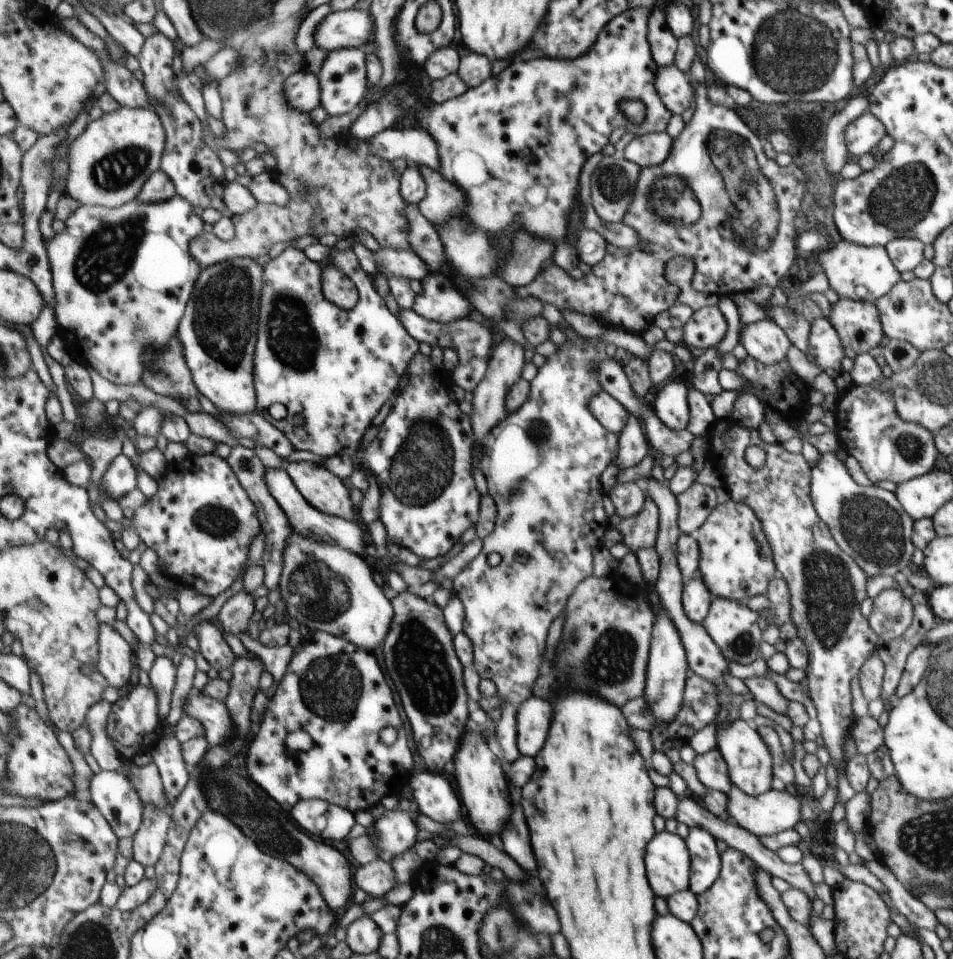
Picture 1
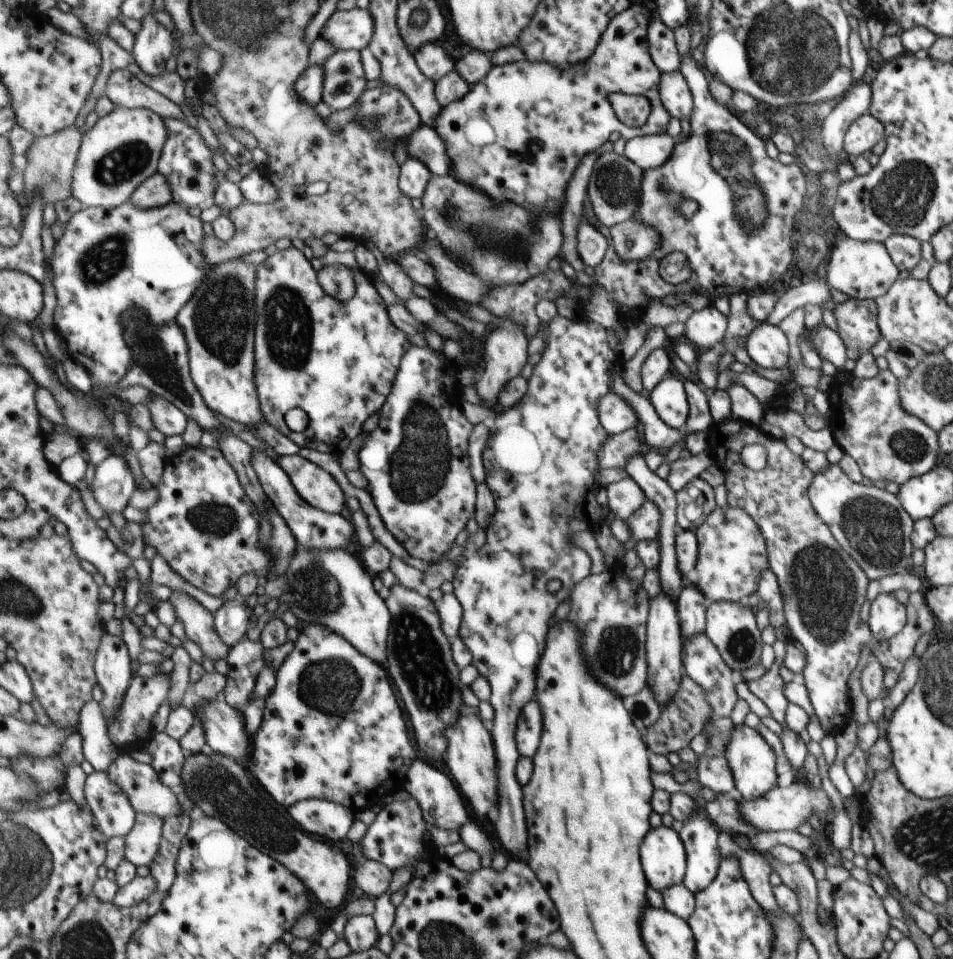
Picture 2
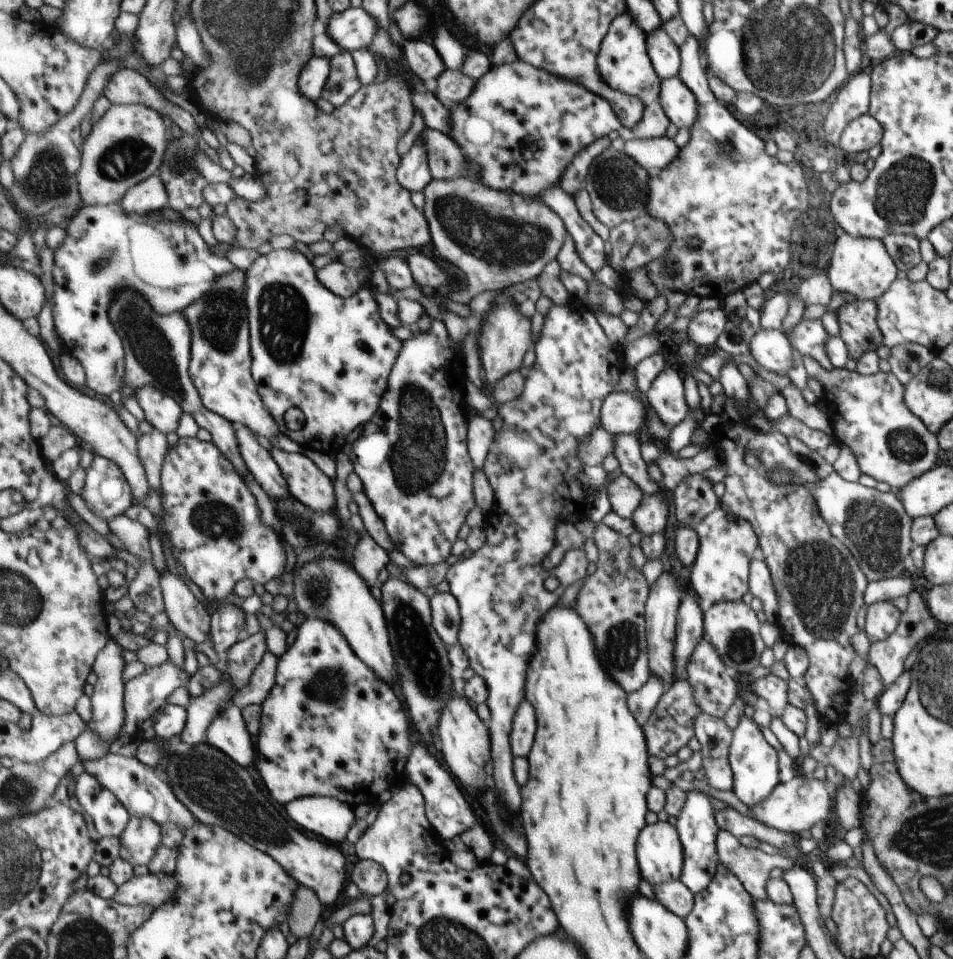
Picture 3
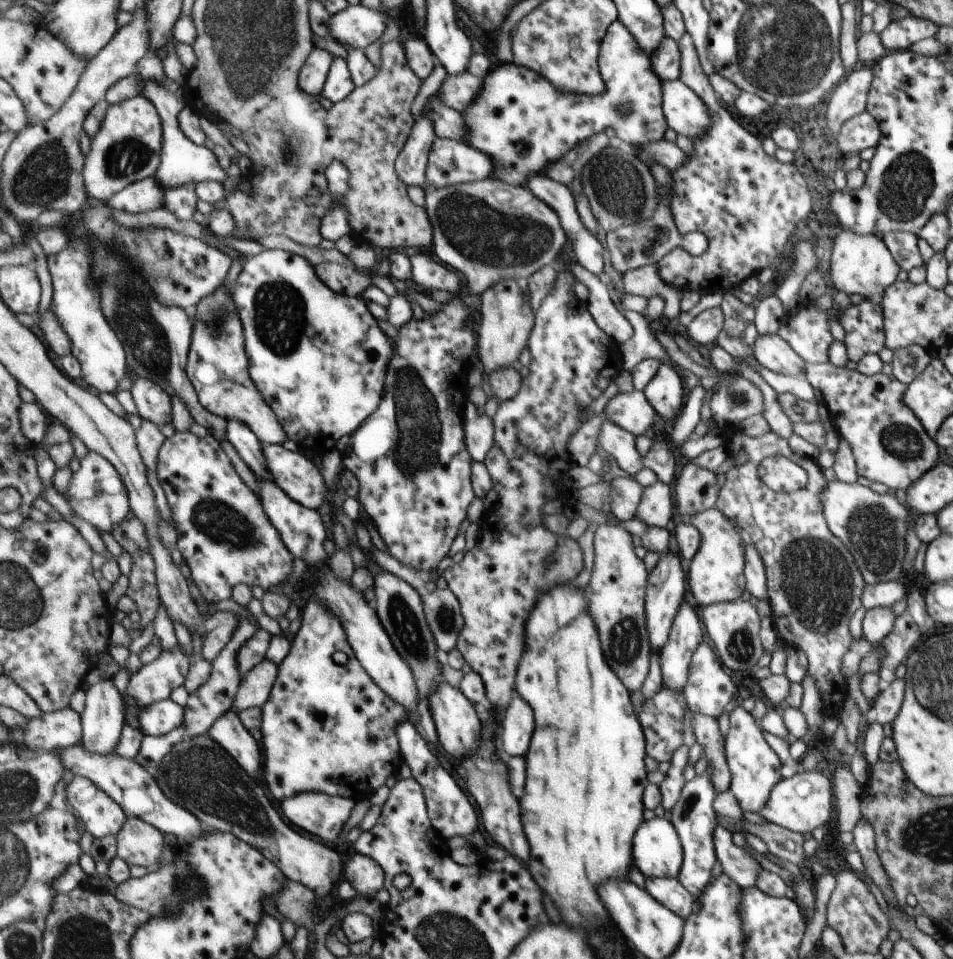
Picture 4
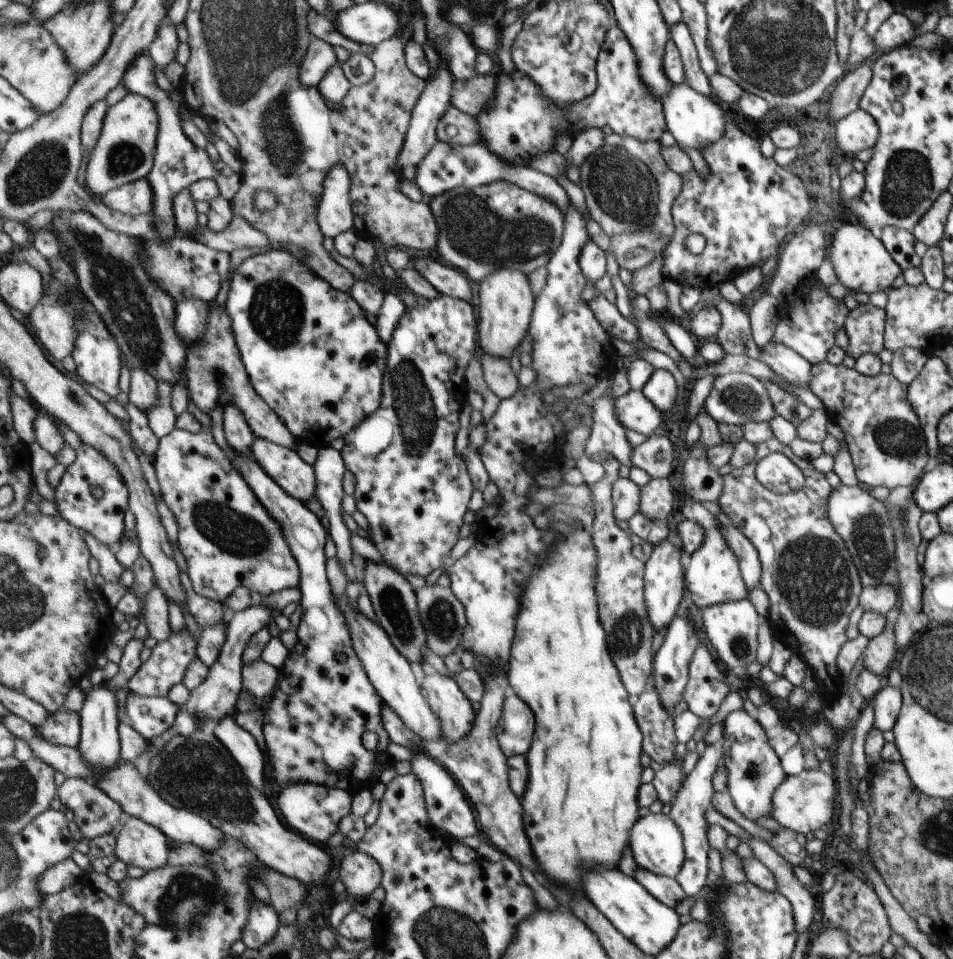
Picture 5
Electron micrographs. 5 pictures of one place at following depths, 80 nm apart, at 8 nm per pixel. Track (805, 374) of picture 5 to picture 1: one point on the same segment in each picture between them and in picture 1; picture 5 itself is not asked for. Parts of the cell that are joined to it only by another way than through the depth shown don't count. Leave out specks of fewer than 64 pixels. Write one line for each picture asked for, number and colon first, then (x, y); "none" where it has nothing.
1: (764, 341)
2: (767, 346)
3: (771, 349)
4: (770, 350)

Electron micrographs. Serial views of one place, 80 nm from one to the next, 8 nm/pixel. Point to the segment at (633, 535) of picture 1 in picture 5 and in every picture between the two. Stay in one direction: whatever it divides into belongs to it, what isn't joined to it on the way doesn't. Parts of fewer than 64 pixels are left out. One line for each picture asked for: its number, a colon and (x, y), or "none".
2: (643, 524)
3: (649, 518)
4: (654, 509)
5: (656, 502)

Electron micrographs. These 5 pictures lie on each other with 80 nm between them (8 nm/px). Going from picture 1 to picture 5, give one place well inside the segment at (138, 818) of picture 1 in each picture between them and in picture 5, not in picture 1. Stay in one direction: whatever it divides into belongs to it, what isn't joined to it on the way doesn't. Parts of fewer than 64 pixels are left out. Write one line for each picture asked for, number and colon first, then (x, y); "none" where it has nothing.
2: (115, 814)
3: (110, 818)
4: (102, 816)
5: (96, 814)

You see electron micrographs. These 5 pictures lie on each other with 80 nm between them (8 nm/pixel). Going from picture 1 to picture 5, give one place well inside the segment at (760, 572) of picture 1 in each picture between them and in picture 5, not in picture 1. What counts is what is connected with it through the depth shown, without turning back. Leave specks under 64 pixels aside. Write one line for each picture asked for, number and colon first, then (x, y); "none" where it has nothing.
2: (732, 556)
3: (726, 544)
4: (715, 574)
5: (713, 576)

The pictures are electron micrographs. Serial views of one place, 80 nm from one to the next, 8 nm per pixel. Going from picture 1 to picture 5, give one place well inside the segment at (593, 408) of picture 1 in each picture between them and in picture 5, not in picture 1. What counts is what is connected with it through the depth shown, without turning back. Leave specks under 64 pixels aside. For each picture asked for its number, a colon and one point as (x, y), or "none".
2: (615, 415)
3: (621, 412)
4: (629, 411)
5: (635, 412)

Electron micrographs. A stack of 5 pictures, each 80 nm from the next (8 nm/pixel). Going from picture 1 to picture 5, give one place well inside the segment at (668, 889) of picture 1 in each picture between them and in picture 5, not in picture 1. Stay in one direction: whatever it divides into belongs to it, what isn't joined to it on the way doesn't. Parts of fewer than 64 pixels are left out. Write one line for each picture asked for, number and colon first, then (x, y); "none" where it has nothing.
2: (664, 857)
3: (661, 857)
4: (658, 851)
5: (656, 843)

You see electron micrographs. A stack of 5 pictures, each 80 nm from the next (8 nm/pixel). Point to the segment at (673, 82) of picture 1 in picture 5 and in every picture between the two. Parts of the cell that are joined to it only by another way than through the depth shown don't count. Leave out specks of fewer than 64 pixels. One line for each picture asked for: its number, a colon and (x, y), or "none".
2: (676, 96)
3: (678, 102)
4: (686, 114)
5: (693, 120)

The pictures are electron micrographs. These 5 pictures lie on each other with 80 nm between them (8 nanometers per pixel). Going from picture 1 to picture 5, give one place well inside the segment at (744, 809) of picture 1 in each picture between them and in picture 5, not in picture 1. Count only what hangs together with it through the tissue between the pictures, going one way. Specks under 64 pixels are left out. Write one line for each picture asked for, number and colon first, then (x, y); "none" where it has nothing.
2: (782, 808)
3: (794, 805)
4: (799, 803)
5: (802, 803)

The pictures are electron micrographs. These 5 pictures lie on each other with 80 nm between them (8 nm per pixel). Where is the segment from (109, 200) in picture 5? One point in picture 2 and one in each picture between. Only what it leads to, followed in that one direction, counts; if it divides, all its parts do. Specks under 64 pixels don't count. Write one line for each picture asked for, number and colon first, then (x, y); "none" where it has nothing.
2: (156, 191)
3: (151, 195)
4: (145, 195)

